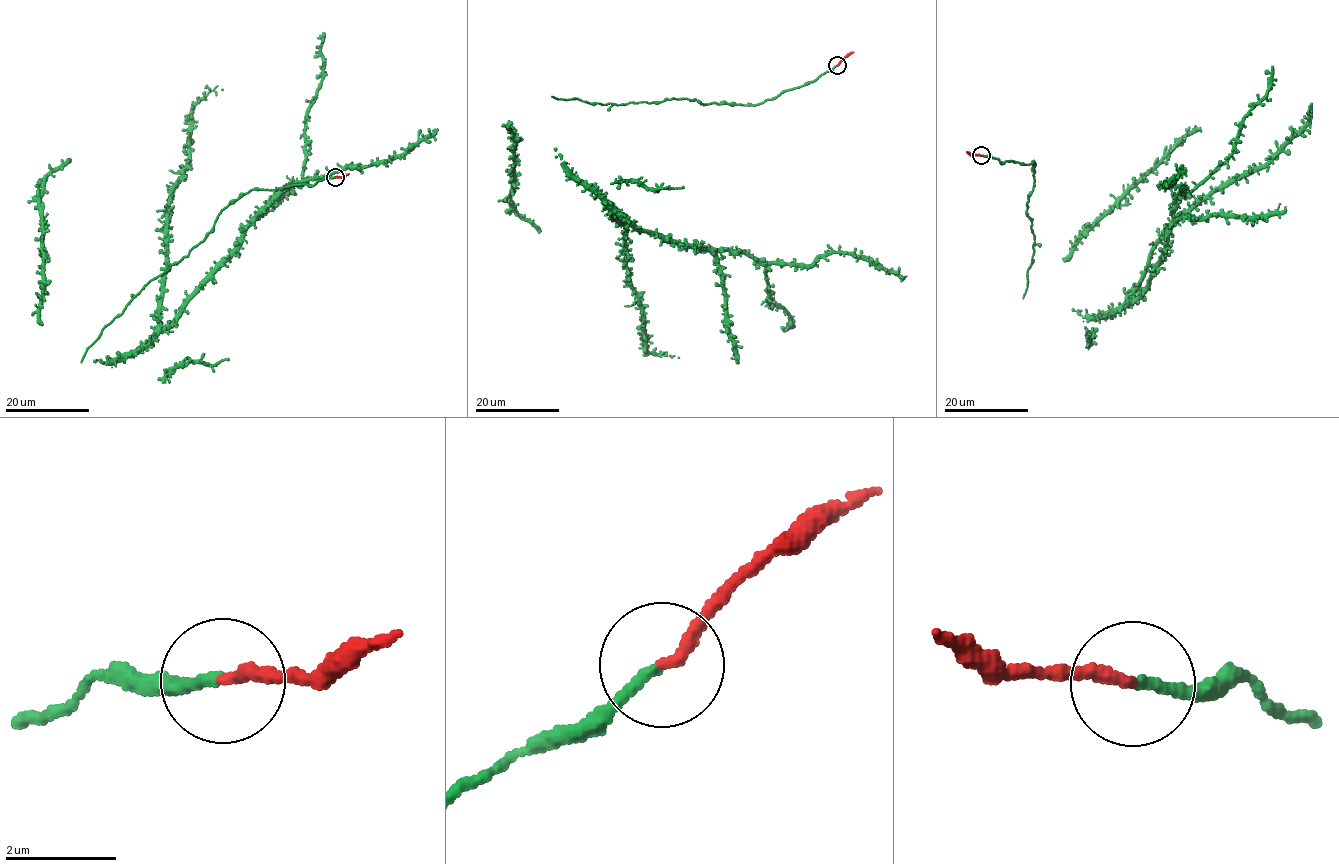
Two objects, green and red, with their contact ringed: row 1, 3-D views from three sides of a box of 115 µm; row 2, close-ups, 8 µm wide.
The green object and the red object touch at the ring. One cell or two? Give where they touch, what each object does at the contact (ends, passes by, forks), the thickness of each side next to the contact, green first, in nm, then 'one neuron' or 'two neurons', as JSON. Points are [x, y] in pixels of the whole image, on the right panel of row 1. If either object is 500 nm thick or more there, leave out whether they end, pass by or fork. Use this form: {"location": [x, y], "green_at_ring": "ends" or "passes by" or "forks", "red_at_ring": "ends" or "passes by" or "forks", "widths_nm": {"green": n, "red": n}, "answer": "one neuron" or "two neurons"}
{"location": [981, 155], "green_at_ring": "ends", "red_at_ring": "ends", "widths_nm": {"green": 200, "red": 240}, "answer": "two neurons"}

